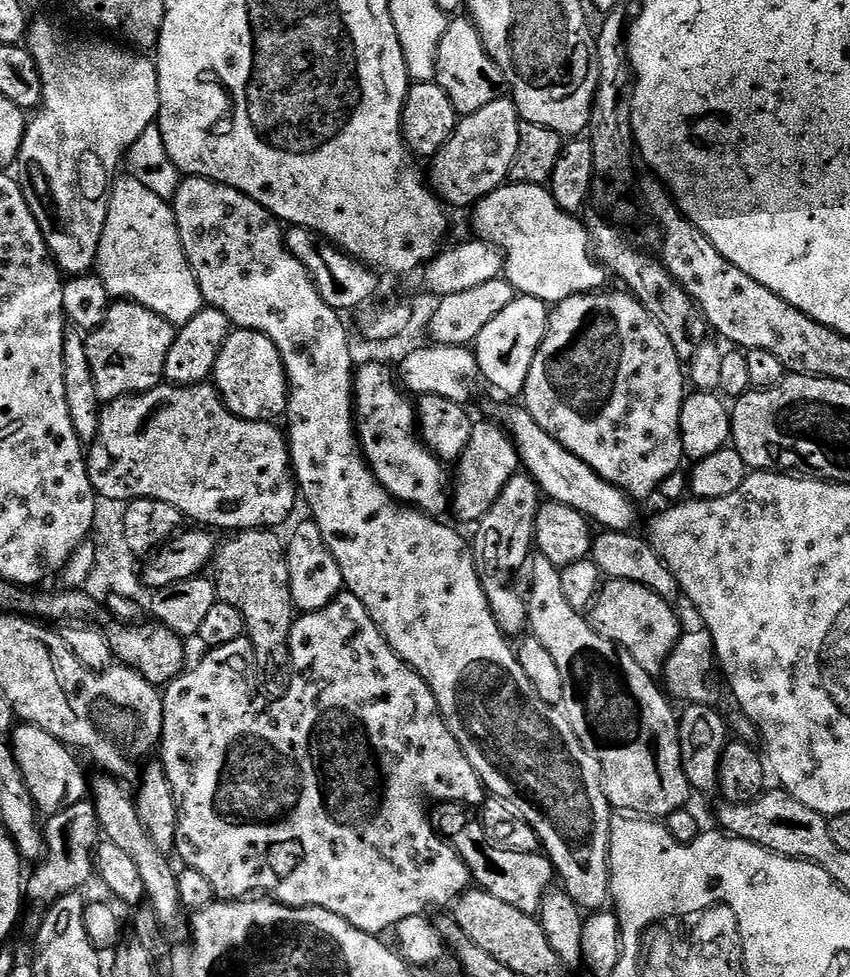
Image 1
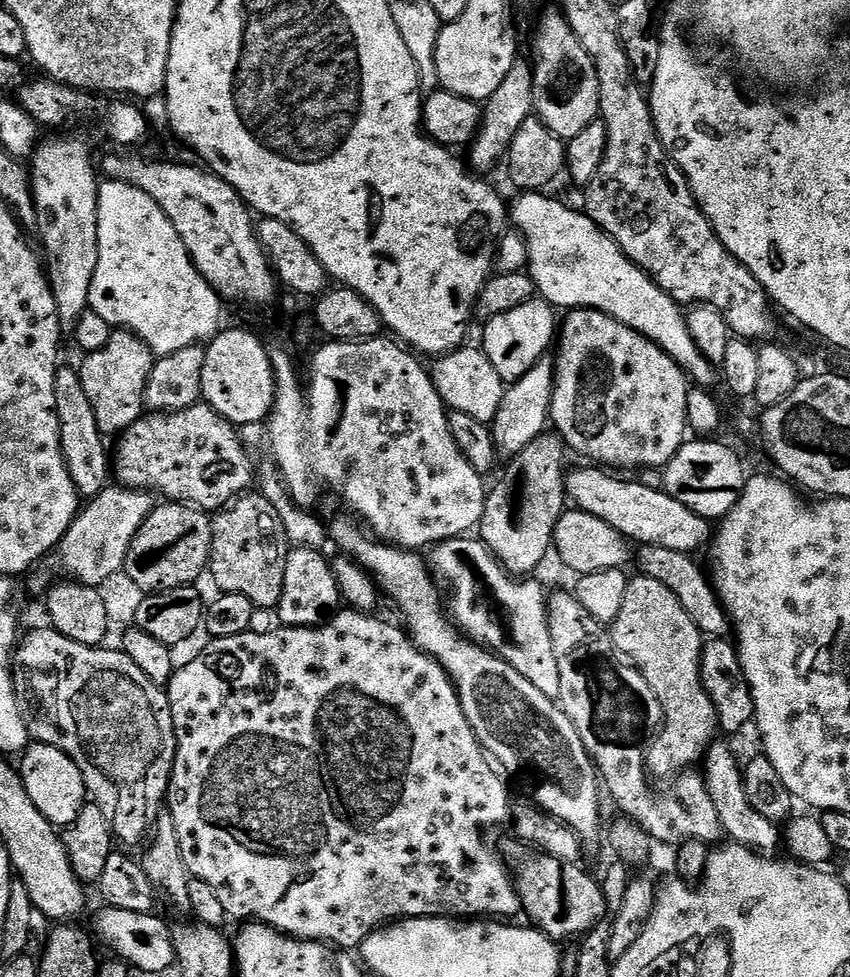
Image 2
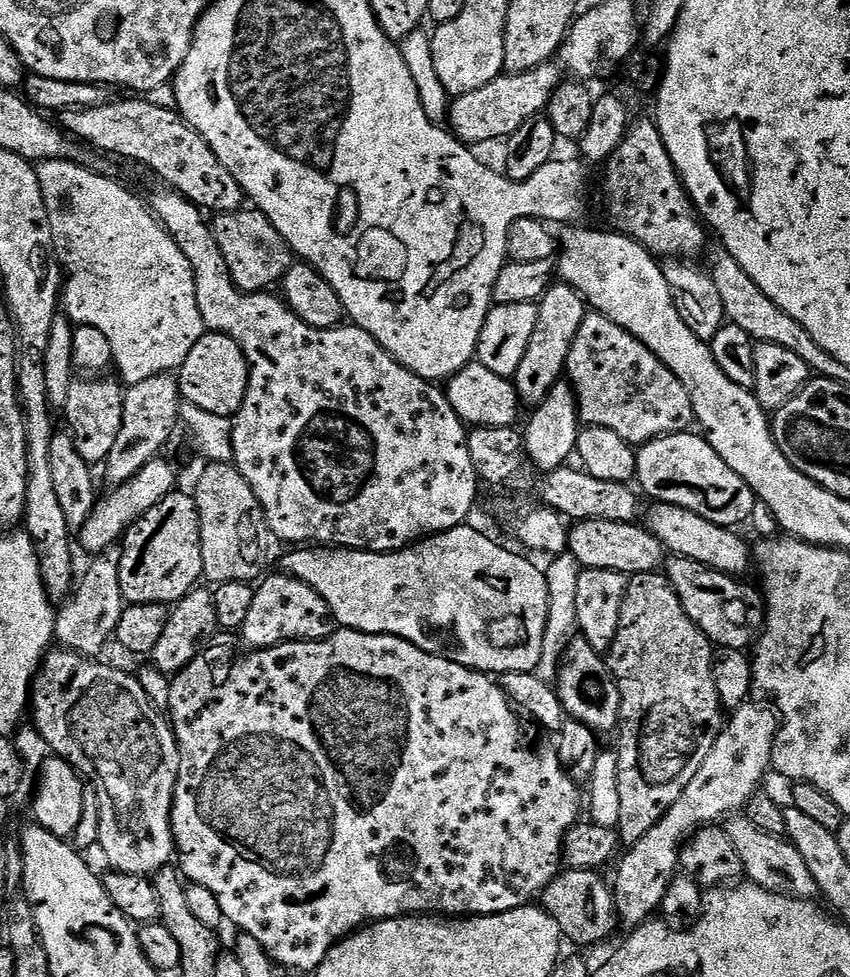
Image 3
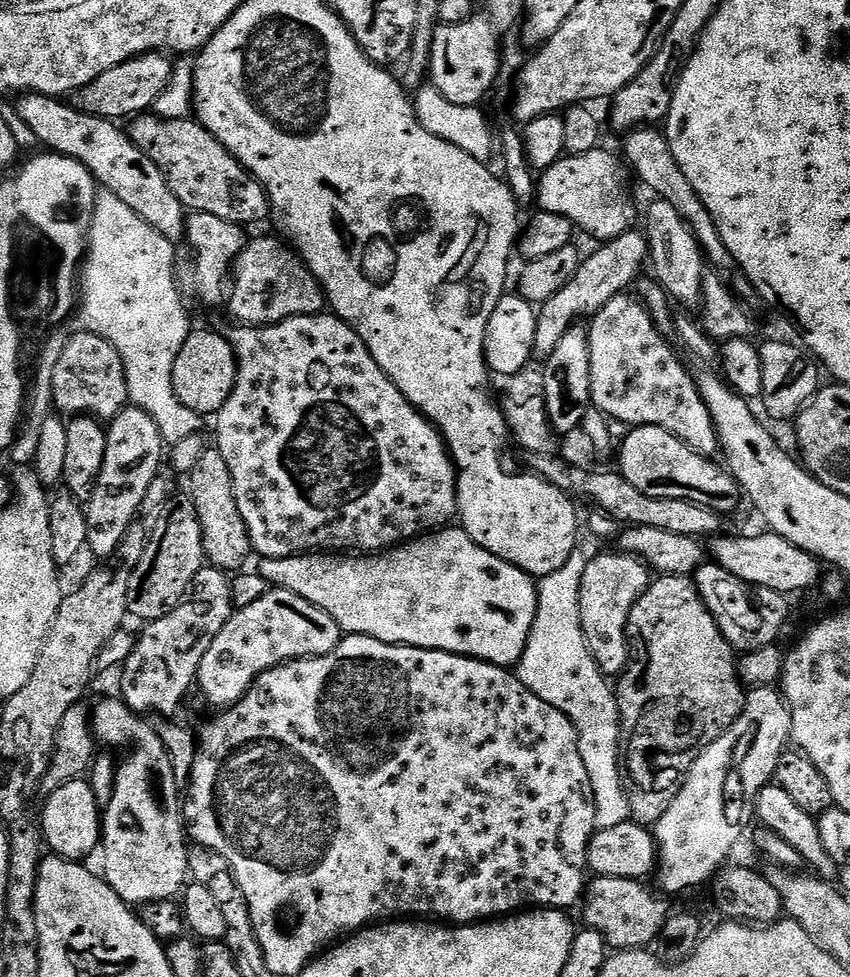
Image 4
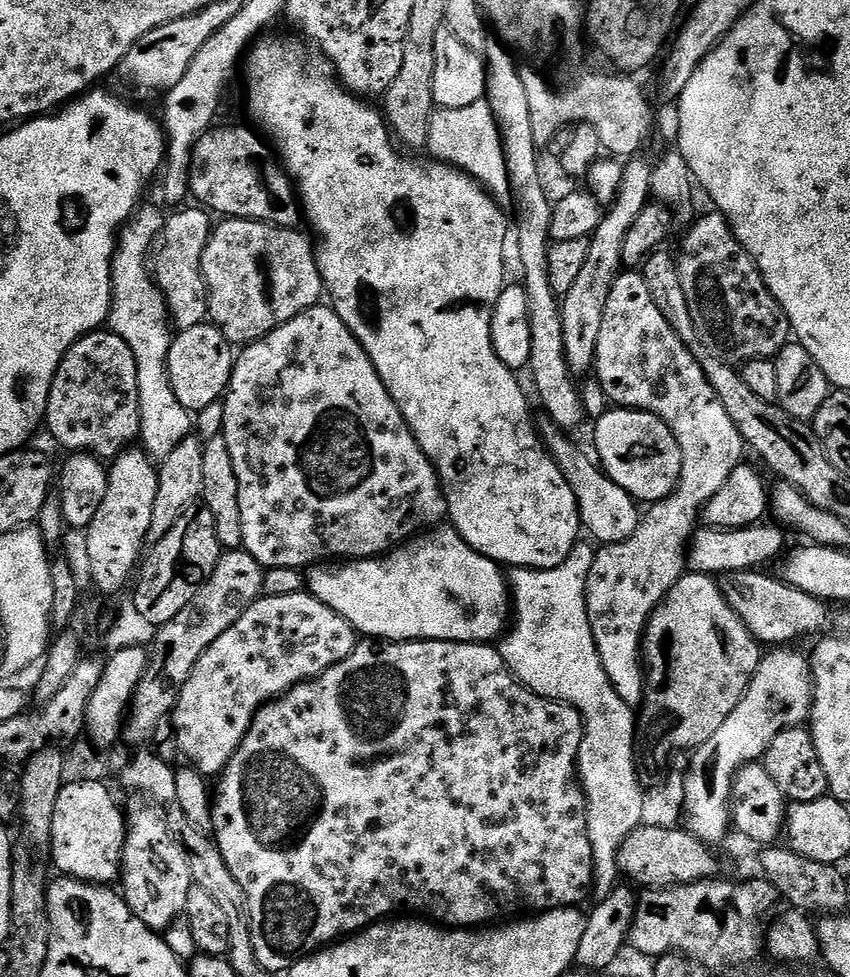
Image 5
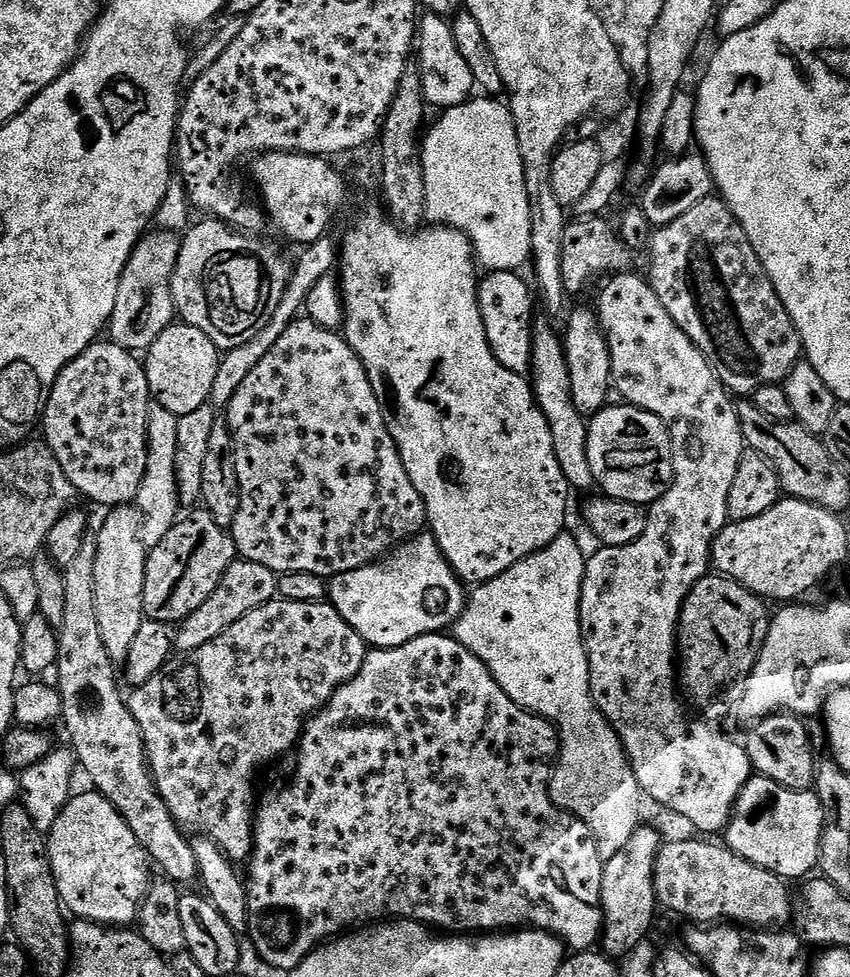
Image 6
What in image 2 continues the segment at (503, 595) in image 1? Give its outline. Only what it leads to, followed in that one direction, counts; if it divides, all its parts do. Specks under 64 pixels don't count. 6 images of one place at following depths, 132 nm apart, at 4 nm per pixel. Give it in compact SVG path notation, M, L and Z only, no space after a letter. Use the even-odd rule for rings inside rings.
M545 434L530 442L524 450L507 461L504 473L496 485L487 489L484 497L484 513L478 525L479 539L484 541L488 551L500 561L501 566L517 578L527 577L540 564L540 559L552 548L552 535L558 518L566 510L564 482L566 468L560 463L564 460L566 445L559 436Z

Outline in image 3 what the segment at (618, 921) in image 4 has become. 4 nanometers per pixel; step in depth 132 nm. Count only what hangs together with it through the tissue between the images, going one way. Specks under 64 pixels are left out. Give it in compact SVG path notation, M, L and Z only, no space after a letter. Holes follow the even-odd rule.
M562 870L548 883L542 893L544 911L560 923L560 930L565 941L581 944L588 948L591 944L600 944L612 936L618 925L616 897L613 889L603 880L599 871ZM544 900L544 901L543 901Z

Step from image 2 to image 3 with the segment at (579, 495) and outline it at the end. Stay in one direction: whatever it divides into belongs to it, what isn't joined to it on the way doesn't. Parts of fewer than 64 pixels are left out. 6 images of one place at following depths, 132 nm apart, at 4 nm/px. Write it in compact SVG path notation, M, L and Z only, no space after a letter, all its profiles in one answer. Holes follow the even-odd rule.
M659 502L651 505L648 512L646 527L654 533L658 542L662 542L671 555L682 558L694 558L694 562L702 562L702 566L710 566L714 570L724 572L728 576L743 577L743 572L753 567L754 552L739 536L739 531L723 528L682 506L662 504Z

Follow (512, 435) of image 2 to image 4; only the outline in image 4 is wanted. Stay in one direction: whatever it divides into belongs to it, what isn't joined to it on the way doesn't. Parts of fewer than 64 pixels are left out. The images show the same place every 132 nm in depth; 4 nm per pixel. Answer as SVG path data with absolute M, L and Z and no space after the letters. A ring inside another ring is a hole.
M629 230L618 238L601 243L597 252L592 252L581 259L578 270L554 298L550 298L545 304L539 305L536 313L536 329L534 330L535 355L547 358L558 342L562 334L566 334L568 328L573 327L585 316L591 318L596 315L606 302L610 302L615 296L623 296L628 288L635 282L640 271L646 268L648 258L648 238L643 231Z

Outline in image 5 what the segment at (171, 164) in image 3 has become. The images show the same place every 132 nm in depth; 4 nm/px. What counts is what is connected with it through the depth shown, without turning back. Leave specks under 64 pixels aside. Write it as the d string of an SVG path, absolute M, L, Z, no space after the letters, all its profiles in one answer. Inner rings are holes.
M218 127L205 132L192 148L188 173L191 199L209 213L217 212L220 218L257 220L278 228L296 228L302 220L298 193L273 149L251 127Z

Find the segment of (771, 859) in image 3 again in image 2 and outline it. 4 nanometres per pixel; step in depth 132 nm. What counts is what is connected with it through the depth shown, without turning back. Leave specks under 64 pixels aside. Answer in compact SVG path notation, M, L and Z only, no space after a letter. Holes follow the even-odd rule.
M712 742L708 744L706 751L702 756L702 777L704 786L710 796L710 802L714 802L714 810L717 811L720 819L720 826L723 835L733 844L742 844L746 848L751 848L760 854L772 854L776 847L781 847L782 836L778 831L777 825L766 819L758 810L746 802L744 793L744 779L742 777L742 768L736 764L736 756L724 744Z

